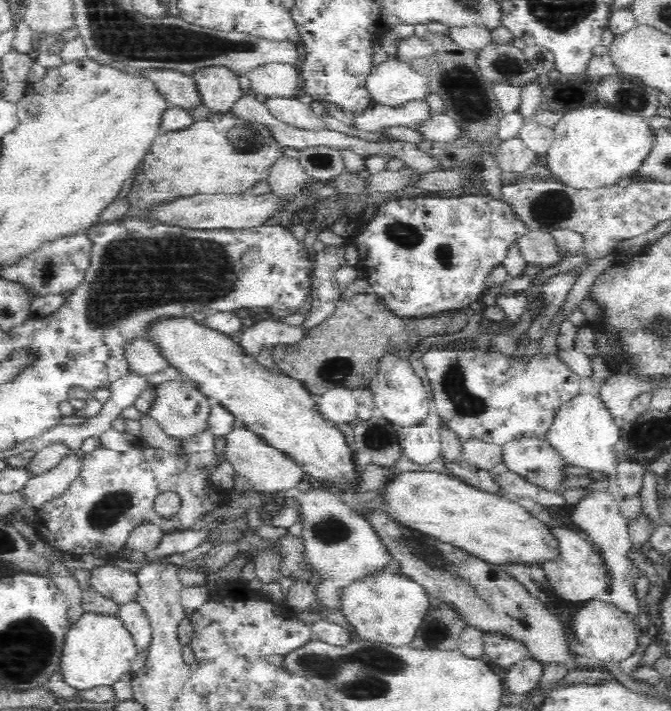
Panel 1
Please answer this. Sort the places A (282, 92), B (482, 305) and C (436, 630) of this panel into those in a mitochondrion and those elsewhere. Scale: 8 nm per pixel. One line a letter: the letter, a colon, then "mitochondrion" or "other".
A: other
B: other
C: mitochondrion

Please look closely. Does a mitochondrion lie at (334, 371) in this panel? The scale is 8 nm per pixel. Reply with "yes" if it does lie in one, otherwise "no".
yes

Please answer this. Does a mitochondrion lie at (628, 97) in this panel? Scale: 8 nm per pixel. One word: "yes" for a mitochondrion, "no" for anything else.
yes

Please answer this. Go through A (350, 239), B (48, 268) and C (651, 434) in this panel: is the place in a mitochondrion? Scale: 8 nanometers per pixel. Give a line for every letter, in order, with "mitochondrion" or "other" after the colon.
A: other
B: mitochondrion
C: mitochondrion

